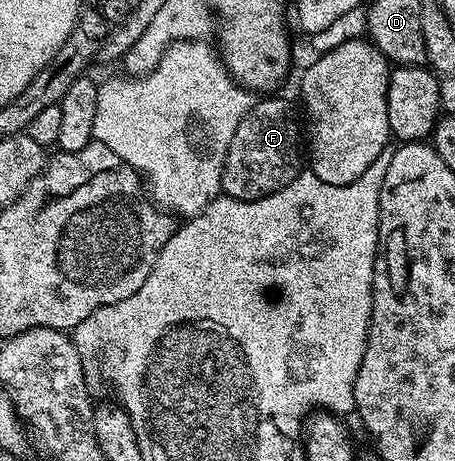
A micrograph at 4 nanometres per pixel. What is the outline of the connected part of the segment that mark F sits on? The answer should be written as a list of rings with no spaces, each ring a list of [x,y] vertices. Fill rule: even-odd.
[[[273,97],[254,102],[243,121],[239,121],[239,129],[231,137],[231,149],[227,149],[221,190],[239,201],[250,203],[267,197],[283,189],[283,185],[291,185],[303,173],[303,123],[298,108],[285,99],[269,98]]]

